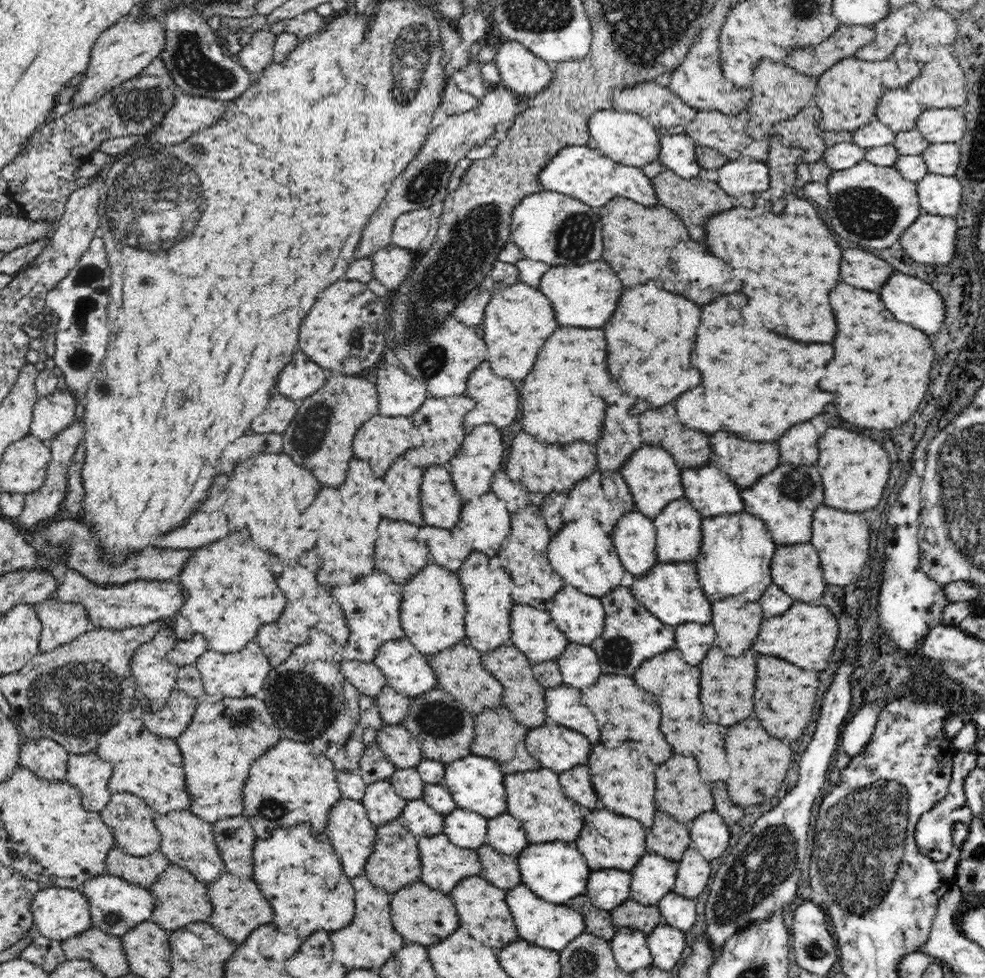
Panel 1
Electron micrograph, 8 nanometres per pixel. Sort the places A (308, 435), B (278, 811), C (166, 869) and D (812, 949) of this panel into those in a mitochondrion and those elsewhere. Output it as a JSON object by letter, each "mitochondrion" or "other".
{"A":"mitochondrion","B":"mitochondrion","C":"other","D":"mitochondrion"}

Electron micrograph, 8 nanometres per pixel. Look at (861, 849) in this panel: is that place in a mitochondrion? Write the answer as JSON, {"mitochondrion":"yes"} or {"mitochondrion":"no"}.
{"mitochondrion":"yes"}

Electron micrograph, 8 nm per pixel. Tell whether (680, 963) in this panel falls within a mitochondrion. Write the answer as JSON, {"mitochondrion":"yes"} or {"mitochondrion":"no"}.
{"mitochondrion":"no"}

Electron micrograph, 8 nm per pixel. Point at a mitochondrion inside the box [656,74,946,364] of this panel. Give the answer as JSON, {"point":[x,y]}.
{"point":[865,213]}

